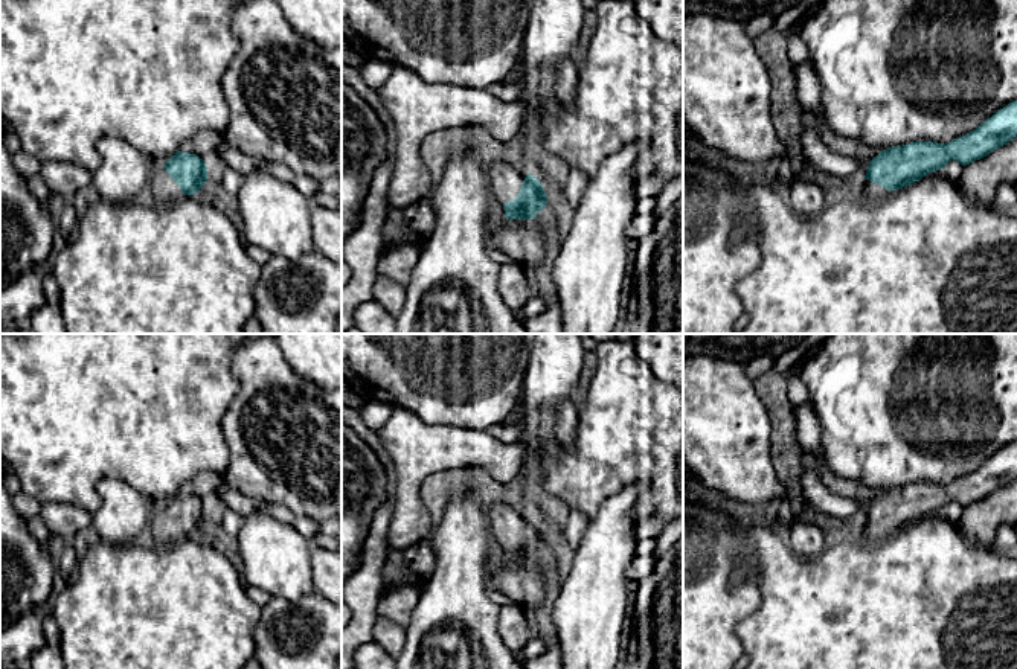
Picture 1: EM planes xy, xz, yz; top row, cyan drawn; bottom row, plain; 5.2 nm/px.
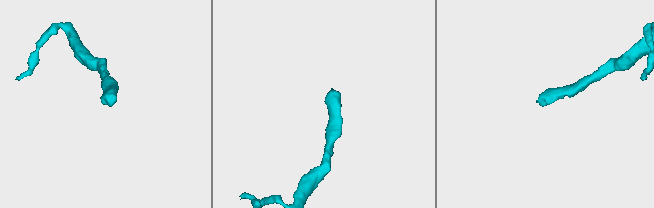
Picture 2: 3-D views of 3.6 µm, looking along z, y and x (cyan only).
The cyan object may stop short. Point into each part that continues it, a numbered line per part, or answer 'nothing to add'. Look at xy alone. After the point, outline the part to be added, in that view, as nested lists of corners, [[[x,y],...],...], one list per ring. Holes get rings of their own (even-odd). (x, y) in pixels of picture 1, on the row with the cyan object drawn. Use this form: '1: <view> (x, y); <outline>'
1: xy (163, 189); [[[159,166],[151,177],[148,189],[156,204],[168,204],[184,197],[180,186],[169,177],[163,166]]]

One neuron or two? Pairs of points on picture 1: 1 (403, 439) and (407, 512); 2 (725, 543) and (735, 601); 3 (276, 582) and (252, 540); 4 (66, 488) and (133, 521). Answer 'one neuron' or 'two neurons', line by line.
1: one neuron
2: one neuron
3: one neuron
4: two neurons

